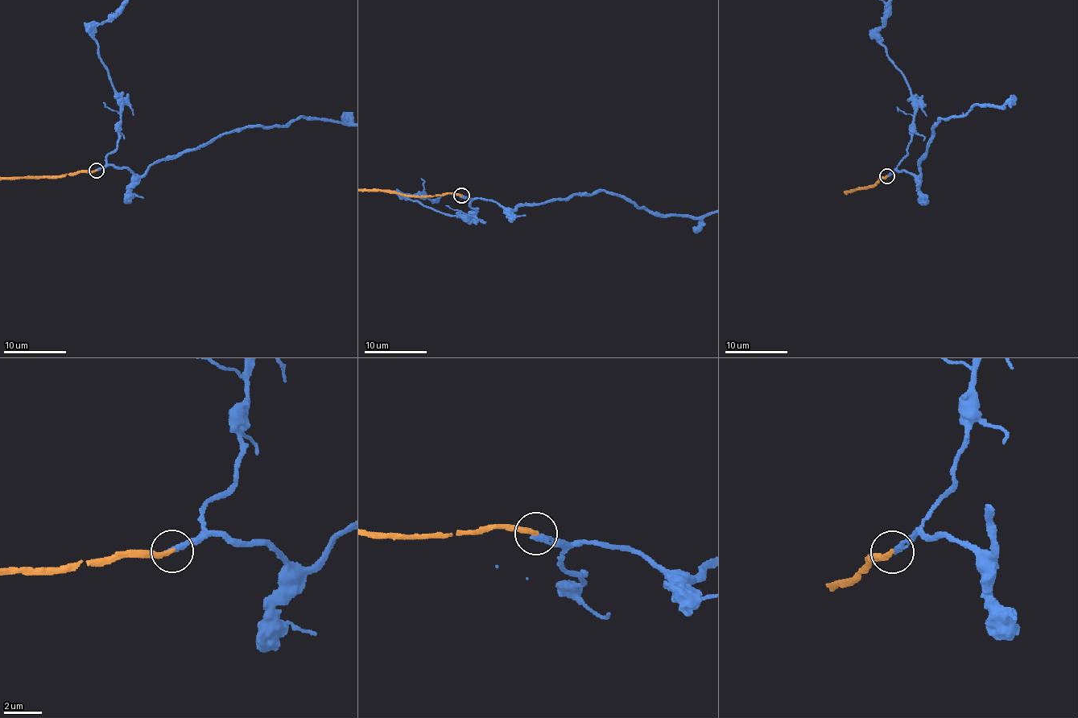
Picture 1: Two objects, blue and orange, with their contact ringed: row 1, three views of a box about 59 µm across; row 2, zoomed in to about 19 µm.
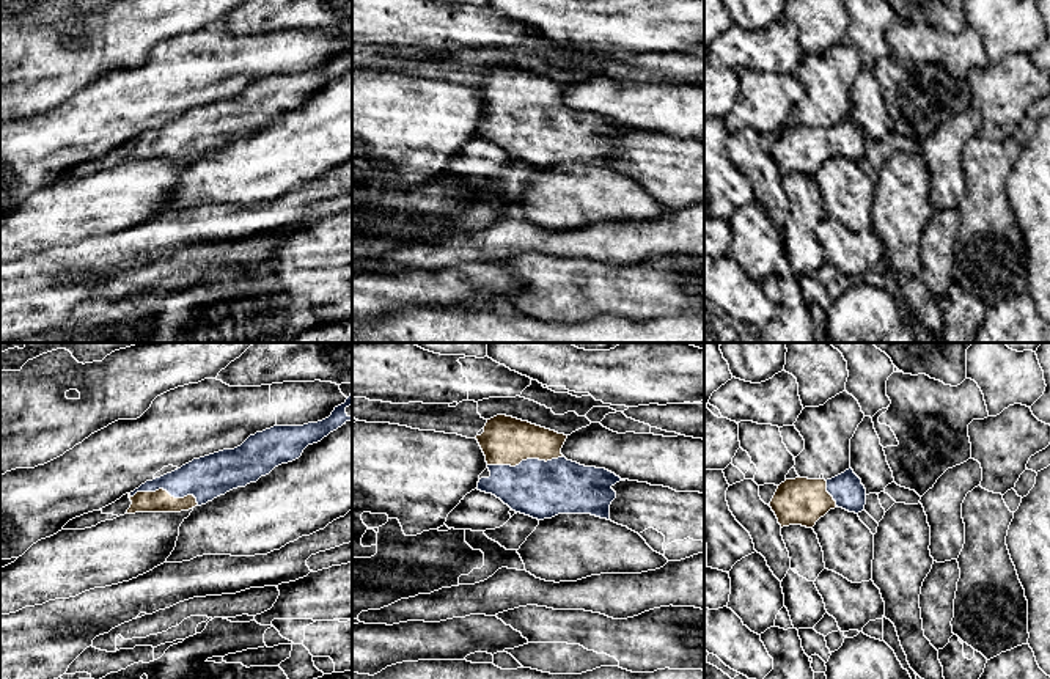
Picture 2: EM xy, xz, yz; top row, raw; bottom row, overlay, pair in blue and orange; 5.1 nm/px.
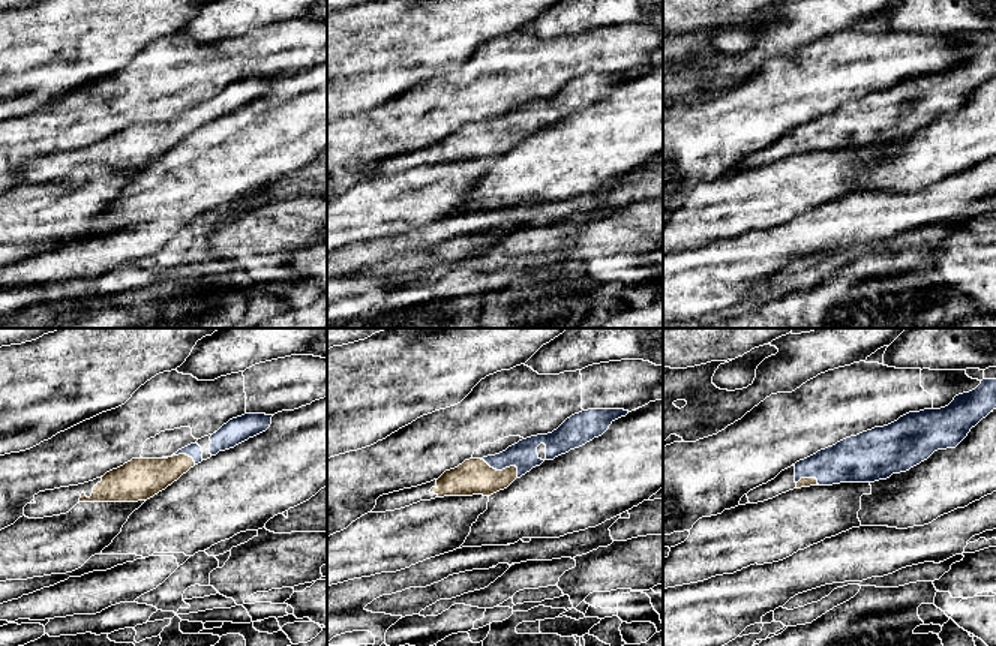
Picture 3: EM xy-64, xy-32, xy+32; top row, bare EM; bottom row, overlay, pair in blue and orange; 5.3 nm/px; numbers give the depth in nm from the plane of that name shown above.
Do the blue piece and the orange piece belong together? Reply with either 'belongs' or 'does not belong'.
belongs

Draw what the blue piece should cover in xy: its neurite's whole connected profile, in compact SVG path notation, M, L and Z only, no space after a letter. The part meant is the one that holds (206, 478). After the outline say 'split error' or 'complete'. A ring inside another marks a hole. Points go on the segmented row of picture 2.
M352 393L344 404L335 407L332 415L322 421L308 423L303 426L274 426L250 435L240 446L234 450L223 450L200 459L193 459L171 473L152 481L146 481L129 494L132 505L126 514L189 511L195 506L206 505L207 501L212 501L233 489L256 483L261 476L269 475L275 467L299 459L308 445L321 442L330 432L336 431L347 421L352 421L352 417L346 413L349 406L352 406Z; split error

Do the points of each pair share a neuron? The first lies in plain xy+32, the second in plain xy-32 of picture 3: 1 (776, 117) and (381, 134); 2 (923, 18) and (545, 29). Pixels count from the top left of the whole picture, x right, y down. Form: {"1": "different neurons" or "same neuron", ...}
{"1": "same neuron", "2": "same neuron"}

